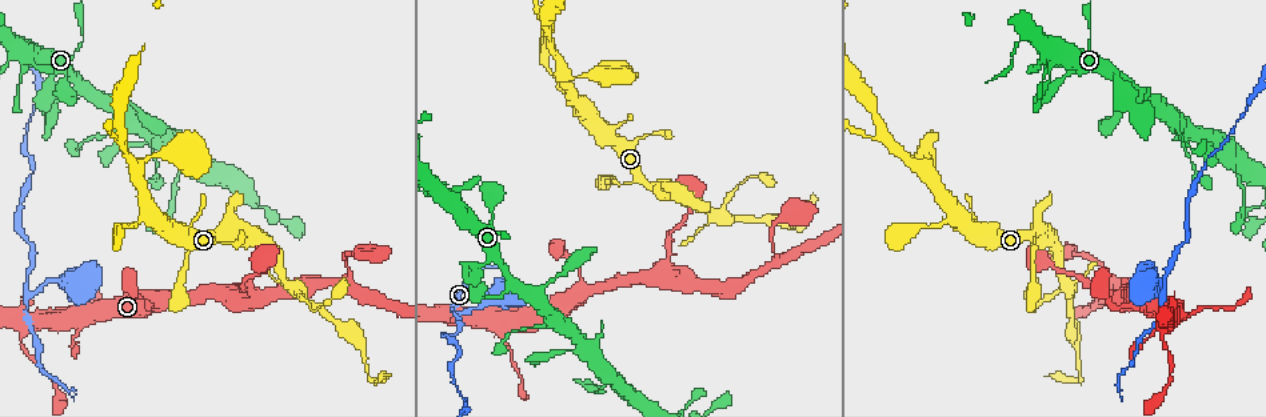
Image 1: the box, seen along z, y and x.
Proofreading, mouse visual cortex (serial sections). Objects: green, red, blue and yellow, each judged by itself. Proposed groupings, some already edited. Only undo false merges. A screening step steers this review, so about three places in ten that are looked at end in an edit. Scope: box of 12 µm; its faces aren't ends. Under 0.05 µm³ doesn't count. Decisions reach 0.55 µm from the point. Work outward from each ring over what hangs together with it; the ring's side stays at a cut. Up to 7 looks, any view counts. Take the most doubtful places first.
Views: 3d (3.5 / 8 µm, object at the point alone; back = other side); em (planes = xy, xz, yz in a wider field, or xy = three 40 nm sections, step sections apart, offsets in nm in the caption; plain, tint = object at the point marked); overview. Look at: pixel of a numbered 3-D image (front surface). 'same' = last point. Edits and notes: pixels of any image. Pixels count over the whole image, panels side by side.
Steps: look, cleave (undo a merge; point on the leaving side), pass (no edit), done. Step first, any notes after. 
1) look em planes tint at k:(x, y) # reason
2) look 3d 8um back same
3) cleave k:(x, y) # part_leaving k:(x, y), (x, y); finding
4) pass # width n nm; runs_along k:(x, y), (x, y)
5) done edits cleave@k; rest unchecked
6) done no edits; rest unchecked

look 3d 8um at 1:(27, 296) # two arms in line, one across

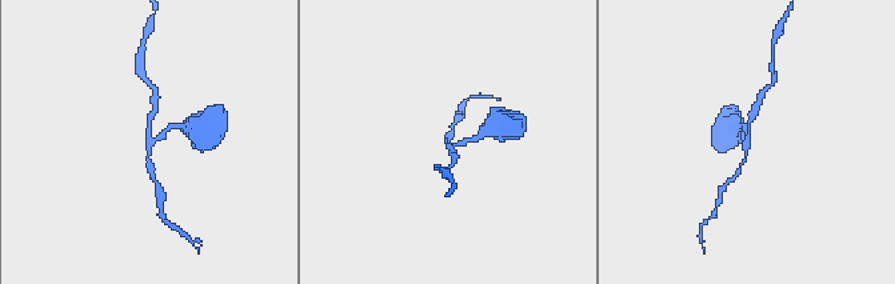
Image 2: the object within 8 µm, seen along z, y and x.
look em xy step 5 tint at 2:(445, 141) # arms 3; arm_widths 150, 150, 200 nm

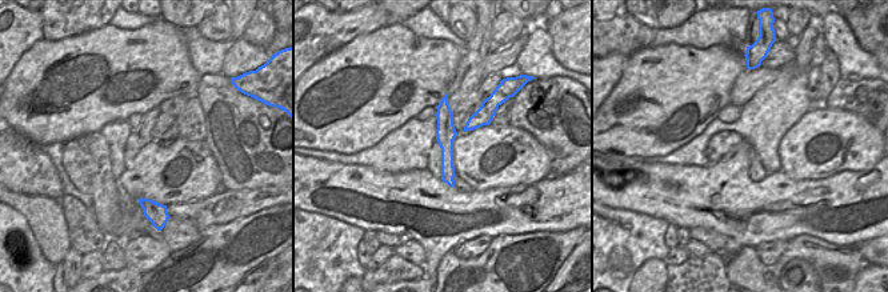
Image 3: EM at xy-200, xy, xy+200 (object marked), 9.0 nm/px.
cleave 2:(739, 123) # width 180 nm; part_leaving 2:(154, 142), (172, 126), (203, 126); two cells meet here

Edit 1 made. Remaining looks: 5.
look 3d 3.5um at 1:(119, 134) # arms part here

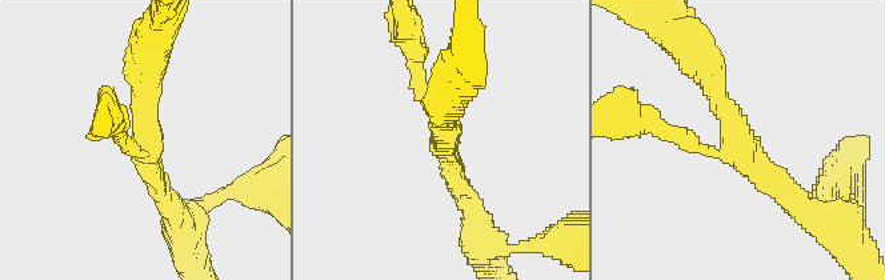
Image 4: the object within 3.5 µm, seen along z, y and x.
look em planes tint at 4:(735, 145) # arms 3; arm_widths 200, 250, 300 nm; need the tissue

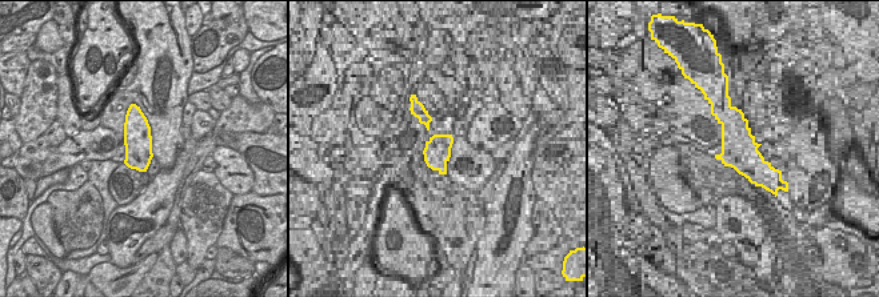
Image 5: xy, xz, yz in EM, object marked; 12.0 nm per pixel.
pass # runs_along 4:(796, 208), (735, 146), (700, 64); continuous, no second cell

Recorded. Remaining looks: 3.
look 3d 3.5um at 1:(1178, 128) # abrupt turn

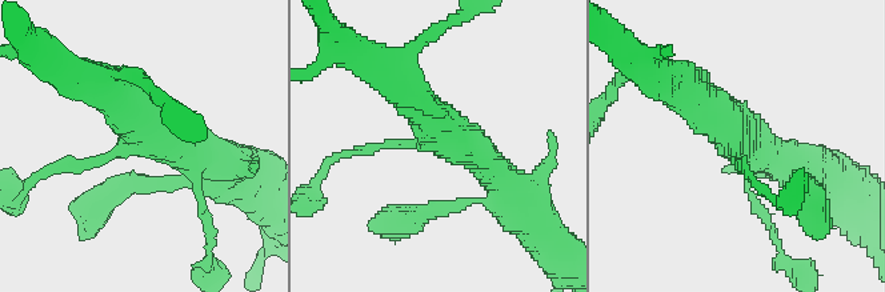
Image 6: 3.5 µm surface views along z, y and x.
look em xy step 3 tint at 6:(736, 143) # need the tissue

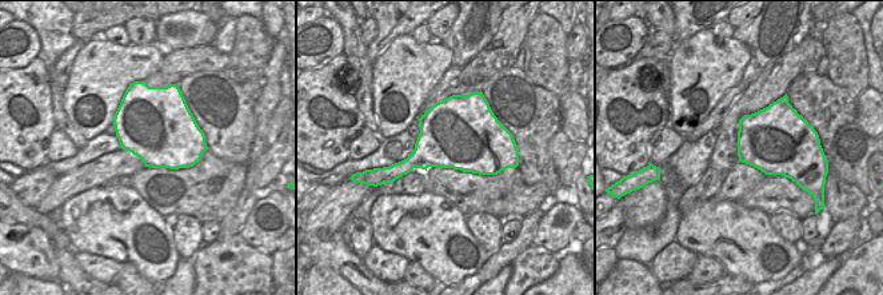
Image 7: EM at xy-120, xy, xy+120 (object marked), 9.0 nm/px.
pass # arm_widths 100, 450, 450 nm; runs_along 6:(399, 79), (432, 120), (515, 192); one cell here

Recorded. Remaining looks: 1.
done edits cleave@2; rest unchecked

